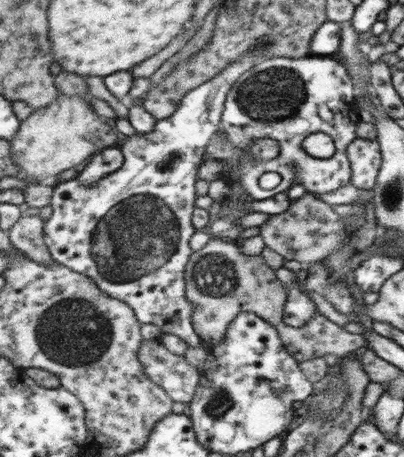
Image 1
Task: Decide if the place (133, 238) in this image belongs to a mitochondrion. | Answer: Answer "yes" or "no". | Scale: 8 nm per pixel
yes

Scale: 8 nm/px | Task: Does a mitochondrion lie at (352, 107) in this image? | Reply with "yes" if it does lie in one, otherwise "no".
no

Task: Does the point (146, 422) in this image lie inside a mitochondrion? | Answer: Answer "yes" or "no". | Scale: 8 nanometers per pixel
no

